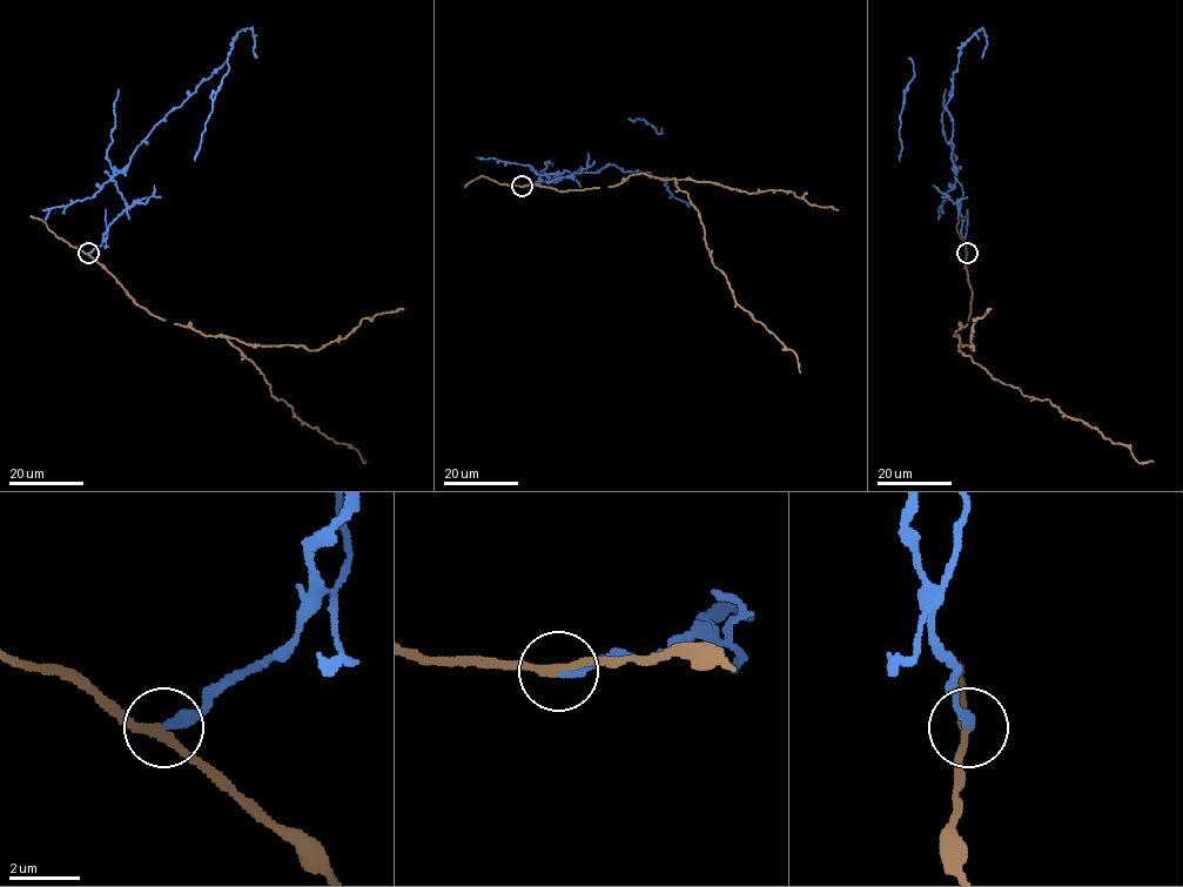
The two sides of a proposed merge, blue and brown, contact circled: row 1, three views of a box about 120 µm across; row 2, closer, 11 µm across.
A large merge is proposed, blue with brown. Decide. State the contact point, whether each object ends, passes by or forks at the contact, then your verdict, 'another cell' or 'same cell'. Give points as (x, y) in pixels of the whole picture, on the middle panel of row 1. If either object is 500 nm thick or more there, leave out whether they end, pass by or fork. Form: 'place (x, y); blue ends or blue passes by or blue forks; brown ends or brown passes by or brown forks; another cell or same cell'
place (522, 186); blue ends; brown passes by; another cell

